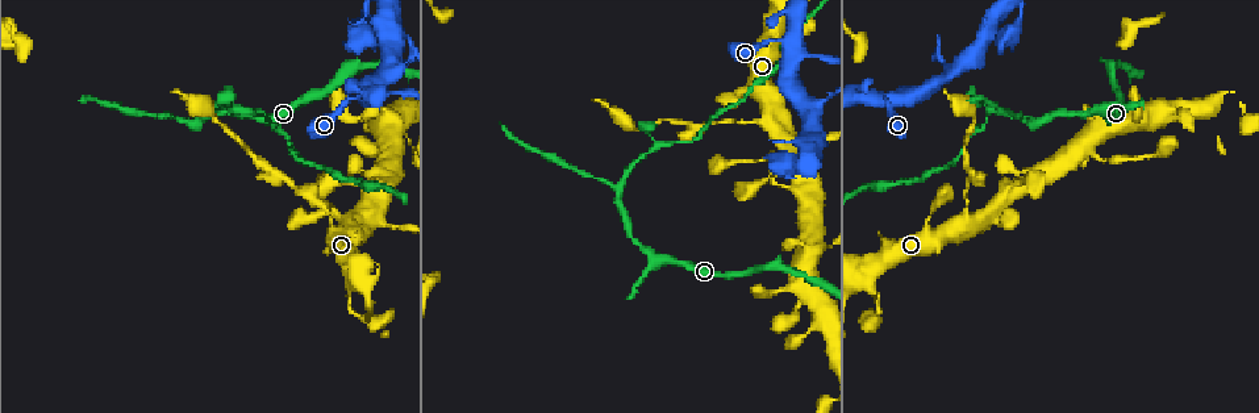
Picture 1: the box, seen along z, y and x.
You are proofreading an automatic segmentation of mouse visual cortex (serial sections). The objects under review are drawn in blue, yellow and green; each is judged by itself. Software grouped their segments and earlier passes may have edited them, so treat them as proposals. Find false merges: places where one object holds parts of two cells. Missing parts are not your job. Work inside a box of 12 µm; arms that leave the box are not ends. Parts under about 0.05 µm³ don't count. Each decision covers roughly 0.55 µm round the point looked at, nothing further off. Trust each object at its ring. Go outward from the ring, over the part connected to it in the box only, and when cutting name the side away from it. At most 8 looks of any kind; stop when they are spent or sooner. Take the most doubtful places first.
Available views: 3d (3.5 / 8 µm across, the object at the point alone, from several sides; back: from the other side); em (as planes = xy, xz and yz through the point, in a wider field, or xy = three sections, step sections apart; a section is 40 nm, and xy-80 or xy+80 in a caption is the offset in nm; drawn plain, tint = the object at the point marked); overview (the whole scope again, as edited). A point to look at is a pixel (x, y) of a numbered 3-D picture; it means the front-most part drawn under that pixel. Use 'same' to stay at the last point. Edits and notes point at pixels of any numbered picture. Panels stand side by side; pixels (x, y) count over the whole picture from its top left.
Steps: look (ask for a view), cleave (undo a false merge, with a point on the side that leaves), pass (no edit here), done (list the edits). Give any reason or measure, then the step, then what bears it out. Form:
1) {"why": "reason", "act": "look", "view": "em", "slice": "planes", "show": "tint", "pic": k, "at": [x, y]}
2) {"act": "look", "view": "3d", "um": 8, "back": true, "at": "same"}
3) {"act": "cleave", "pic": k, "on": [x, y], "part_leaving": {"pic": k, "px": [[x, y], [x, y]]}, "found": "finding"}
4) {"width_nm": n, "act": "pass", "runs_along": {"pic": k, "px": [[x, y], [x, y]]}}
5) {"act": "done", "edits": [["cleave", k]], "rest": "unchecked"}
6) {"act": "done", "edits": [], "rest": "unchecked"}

{"why": "thin neck", "act": "look", "view": "3d", "um": 3.5, "pic": 1, "at": [748, 121]}

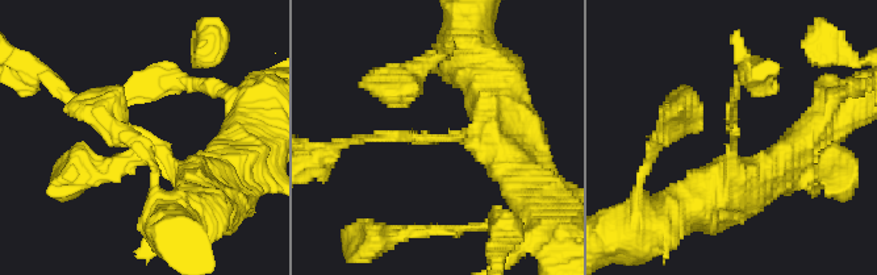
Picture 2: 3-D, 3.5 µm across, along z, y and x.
{"arm_widths_nm": [150, 400], "act": "look", "view": "em", "slice": "planes", "show": "tint", "pic": 2, "at": [146, 132]}

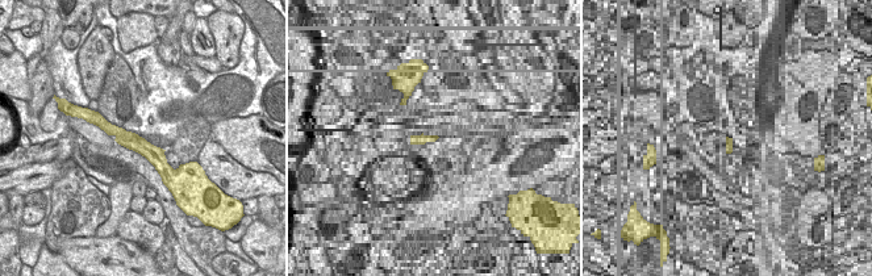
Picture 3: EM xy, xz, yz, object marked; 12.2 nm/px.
{"act": "look", "view": "em", "slice": "xy", "step": 3, "show": "tint", "at": "same"}

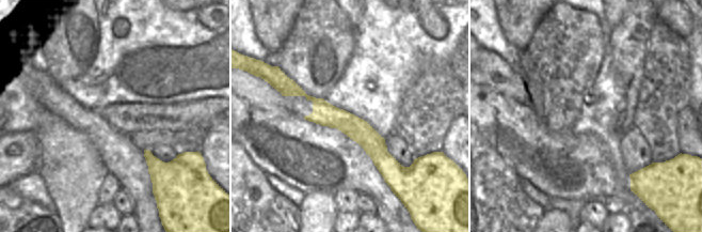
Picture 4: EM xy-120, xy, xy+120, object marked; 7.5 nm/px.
{"act": "cleave", "pic": 2, "on": [426, 138], "found": "a second cell is stuck on"}

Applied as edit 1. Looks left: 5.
{"why": "redraw", "act": "look", "view": "overview"}

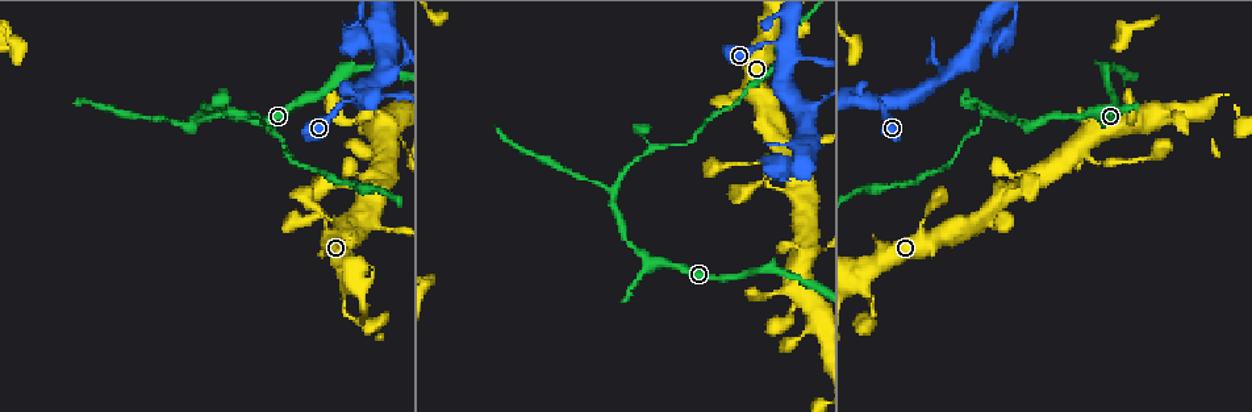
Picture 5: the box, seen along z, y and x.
{"why": "a fork", "act": "look", "view": "3d", "um": 8, "pic": 5, "at": [194, 127]}

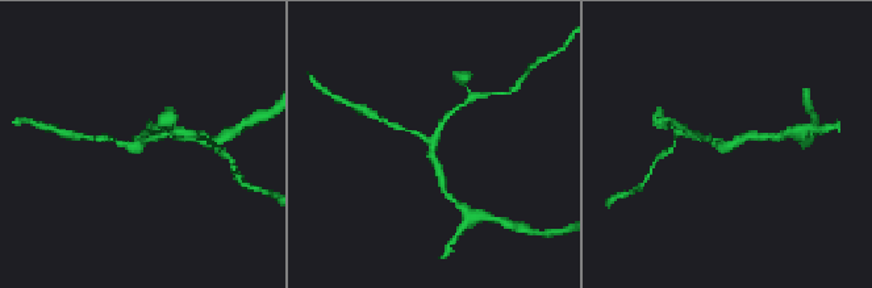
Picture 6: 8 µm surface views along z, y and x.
{"act": "look", "view": "3d", "um": 3.5, "pic": 6, "at": [726, 143]}

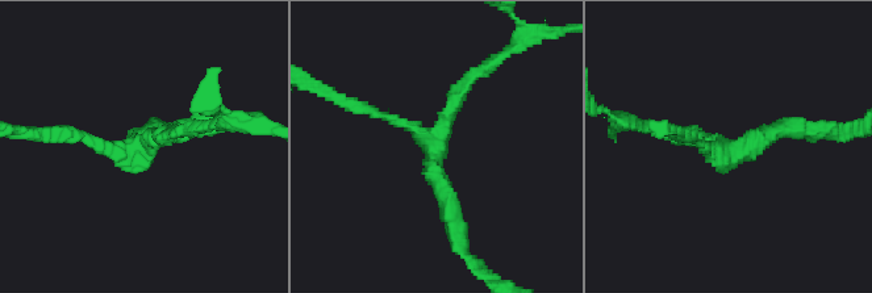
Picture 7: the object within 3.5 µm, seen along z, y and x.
{"arms": 3, "arm_widths_nm": [150, 200, 250], "why": "now the EM", "act": "look", "view": "em", "slice": "xy", "step": 5, "show": "tint", "pic": 7, "at": [434, 142]}

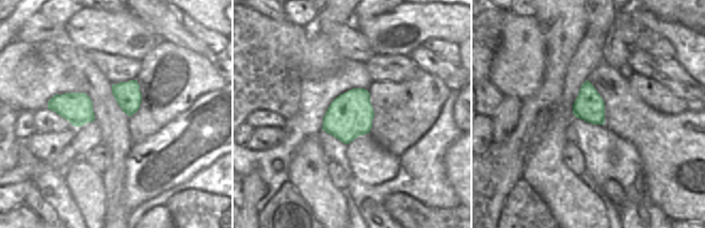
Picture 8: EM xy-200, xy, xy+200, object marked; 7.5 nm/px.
{"act": "pass", "runs_along": {"pic": 7, "px": [[454, 220], [434, 143], [474, 75]]}, "found": "all the same cell"}

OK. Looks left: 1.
{"act": "done", "edits": [["cleave", 2]], "rest": "unchecked"}

